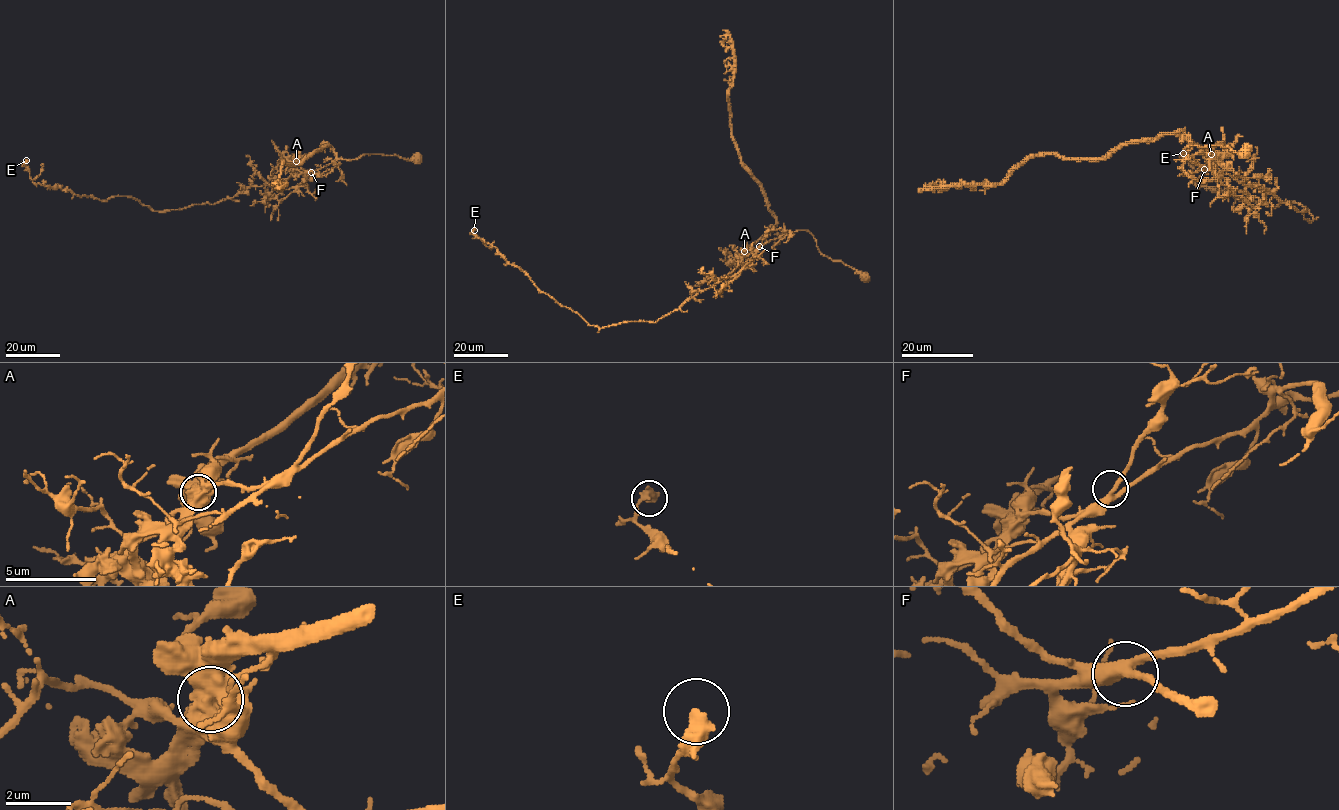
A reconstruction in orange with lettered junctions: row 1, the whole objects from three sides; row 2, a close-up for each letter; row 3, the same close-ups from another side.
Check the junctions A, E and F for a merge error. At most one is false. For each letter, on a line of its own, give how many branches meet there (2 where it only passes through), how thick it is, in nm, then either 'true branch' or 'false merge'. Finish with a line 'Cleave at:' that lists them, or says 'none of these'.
A: branches 2; calibre 800 nm; false merge
E: branches 1; calibre 480 nm; true branch
F: branches 3; calibre 280 nm; true branch
Cleave at: A

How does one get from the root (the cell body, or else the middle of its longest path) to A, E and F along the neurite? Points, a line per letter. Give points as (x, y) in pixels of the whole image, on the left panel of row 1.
A: (417, 159), (365, 153), (354, 160), (337, 159), (311, 171), (304, 170), (297, 161)
E: (417, 159), (378, 153), (337, 159), (214, 204), (162, 211), (129, 196), (102, 201), (35, 184), (26, 160)
F: (417, 159), (365, 153), (354, 160), (337, 159), (311, 172)

